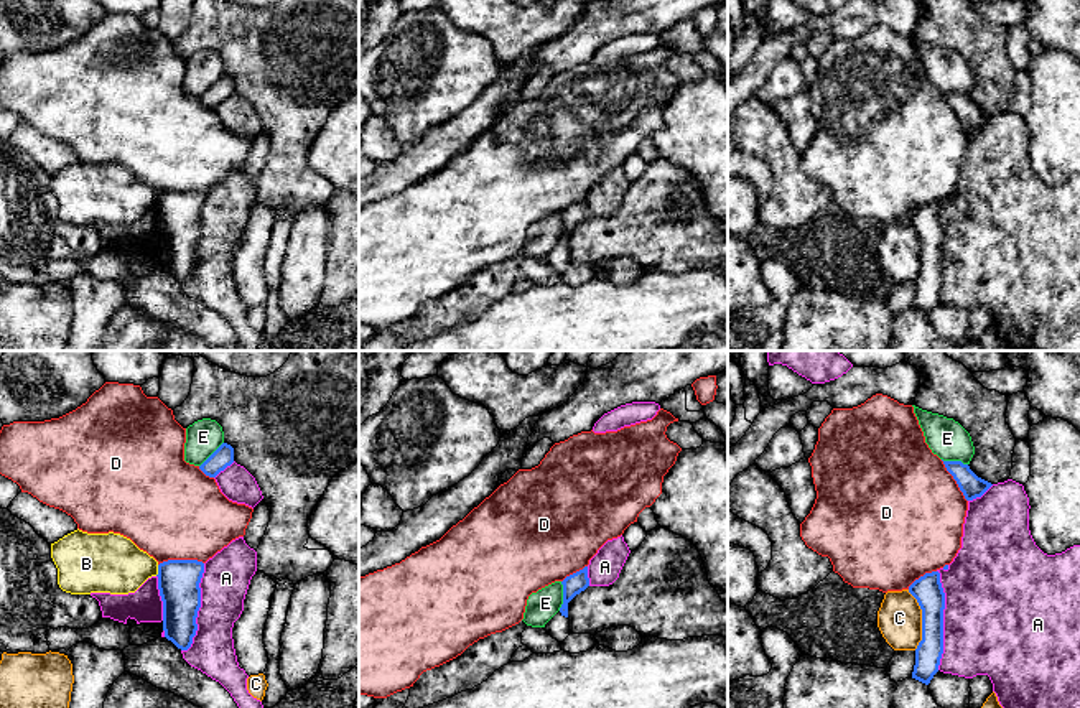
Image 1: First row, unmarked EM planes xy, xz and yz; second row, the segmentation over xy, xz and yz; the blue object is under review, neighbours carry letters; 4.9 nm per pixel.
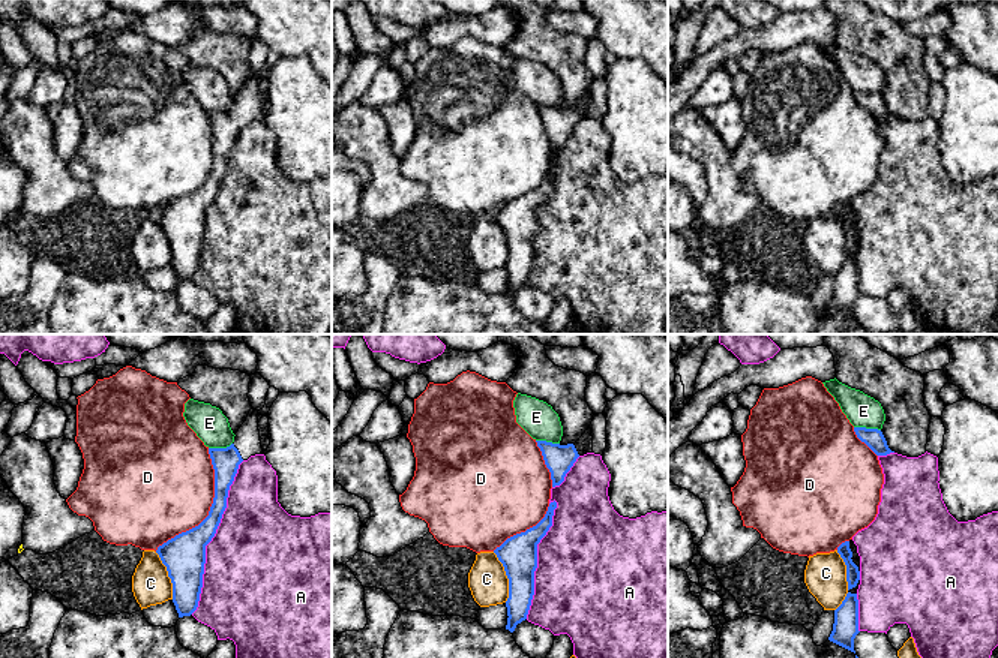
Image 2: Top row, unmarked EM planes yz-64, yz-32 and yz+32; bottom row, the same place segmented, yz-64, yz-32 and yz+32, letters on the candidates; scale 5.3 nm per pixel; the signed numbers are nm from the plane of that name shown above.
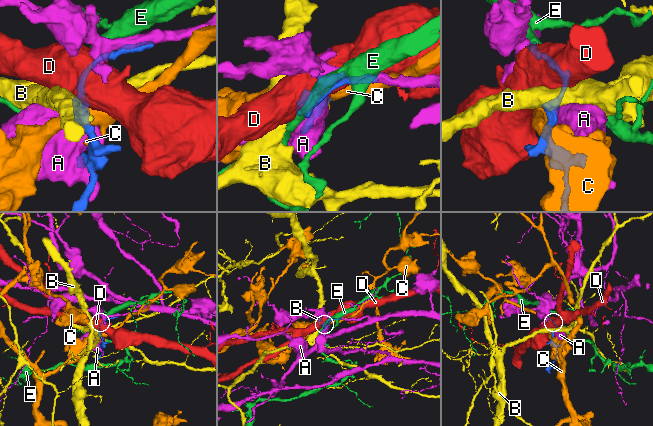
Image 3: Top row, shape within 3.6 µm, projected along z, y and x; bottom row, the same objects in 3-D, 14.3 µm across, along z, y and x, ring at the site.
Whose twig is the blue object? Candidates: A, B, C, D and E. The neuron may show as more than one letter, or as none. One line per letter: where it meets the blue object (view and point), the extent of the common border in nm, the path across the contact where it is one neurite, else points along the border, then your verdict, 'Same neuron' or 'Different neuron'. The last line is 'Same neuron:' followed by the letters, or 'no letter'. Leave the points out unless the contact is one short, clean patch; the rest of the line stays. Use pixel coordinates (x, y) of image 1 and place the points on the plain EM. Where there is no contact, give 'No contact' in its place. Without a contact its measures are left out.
A: Touches blue at yz (942, 251). Shared border 480 nm. Different neuron
B: Touches blue at xy (158, 201). Shared border 60 nm. Boundary: xy (158, 196), (155, 206). Different neuron
C: Touches blue at yz (922, 251). Shared border 300 nm. Boundary: yz (907, 221), (921, 241), (921, 272), (916, 280). Different neuron
D: Touches blue at xy (180, 191). Shared border 220 nm. Different neuron
E: Touches blue at xz (563, 228). Shared border 140 nm. Different neuron
Same neuron: no letter

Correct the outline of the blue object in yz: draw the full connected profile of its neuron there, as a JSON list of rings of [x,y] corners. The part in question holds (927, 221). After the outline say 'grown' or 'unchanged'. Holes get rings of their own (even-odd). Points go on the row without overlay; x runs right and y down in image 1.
[[[925,204],[909,217],[909,224],[922,240],[922,272],[915,280],[912,310],[929,316],[938,303],[943,285],[945,224],[940,214],[940,204]]]; unchanged

